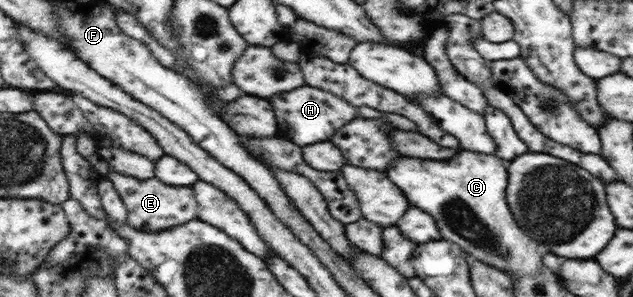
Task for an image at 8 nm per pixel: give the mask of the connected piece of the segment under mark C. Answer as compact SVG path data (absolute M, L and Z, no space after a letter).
M460 148L459 155L447 161L421 161L404 156L394 161L386 173L406 194L410 206L434 217L442 239L458 244L474 259L516 275L538 275L545 267L542 256L549 249L532 240L516 221L506 198L510 173L507 164L494 154L485 155Z

